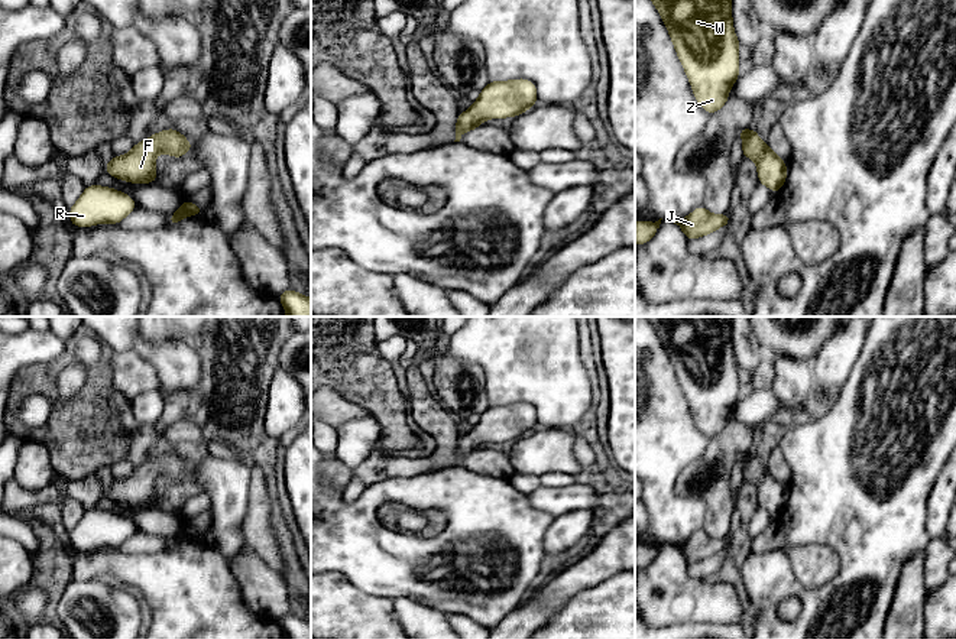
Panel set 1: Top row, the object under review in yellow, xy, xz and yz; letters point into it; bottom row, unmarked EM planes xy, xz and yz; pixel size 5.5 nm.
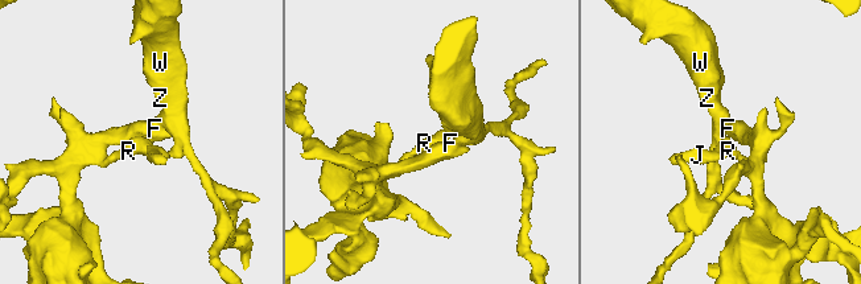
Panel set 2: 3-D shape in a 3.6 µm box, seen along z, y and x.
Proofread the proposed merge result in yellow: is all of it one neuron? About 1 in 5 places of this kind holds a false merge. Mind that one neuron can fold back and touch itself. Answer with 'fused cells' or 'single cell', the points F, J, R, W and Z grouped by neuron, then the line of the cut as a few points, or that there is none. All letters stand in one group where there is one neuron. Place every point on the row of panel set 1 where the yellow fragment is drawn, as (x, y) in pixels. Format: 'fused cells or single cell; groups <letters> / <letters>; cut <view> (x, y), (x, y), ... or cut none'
single cell; groups F J R W Z; cut none

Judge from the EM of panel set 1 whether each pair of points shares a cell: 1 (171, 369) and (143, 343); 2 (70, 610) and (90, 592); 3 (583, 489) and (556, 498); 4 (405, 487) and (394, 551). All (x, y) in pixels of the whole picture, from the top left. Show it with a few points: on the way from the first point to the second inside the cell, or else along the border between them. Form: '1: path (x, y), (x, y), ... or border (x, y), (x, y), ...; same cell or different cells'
1: path (164, 362), (151, 350); same cell
2: path (74, 607), (86, 596); same cell
3: path (576, 496), (563, 498); same cell
4: path (385, 492), (370, 506), (370, 528), (373, 531); same cell

